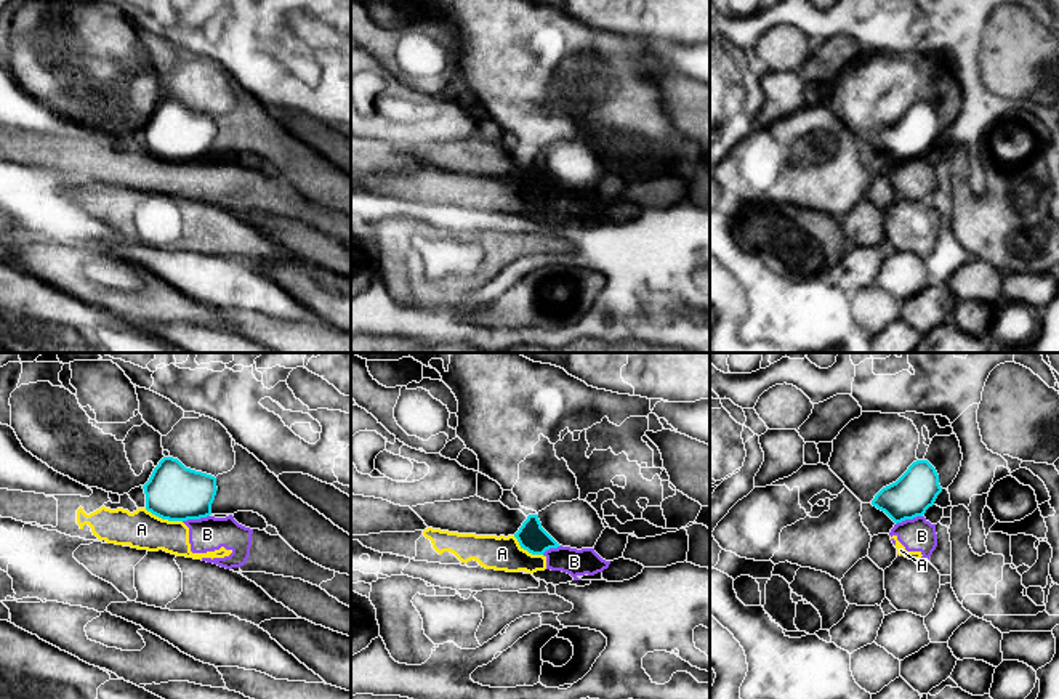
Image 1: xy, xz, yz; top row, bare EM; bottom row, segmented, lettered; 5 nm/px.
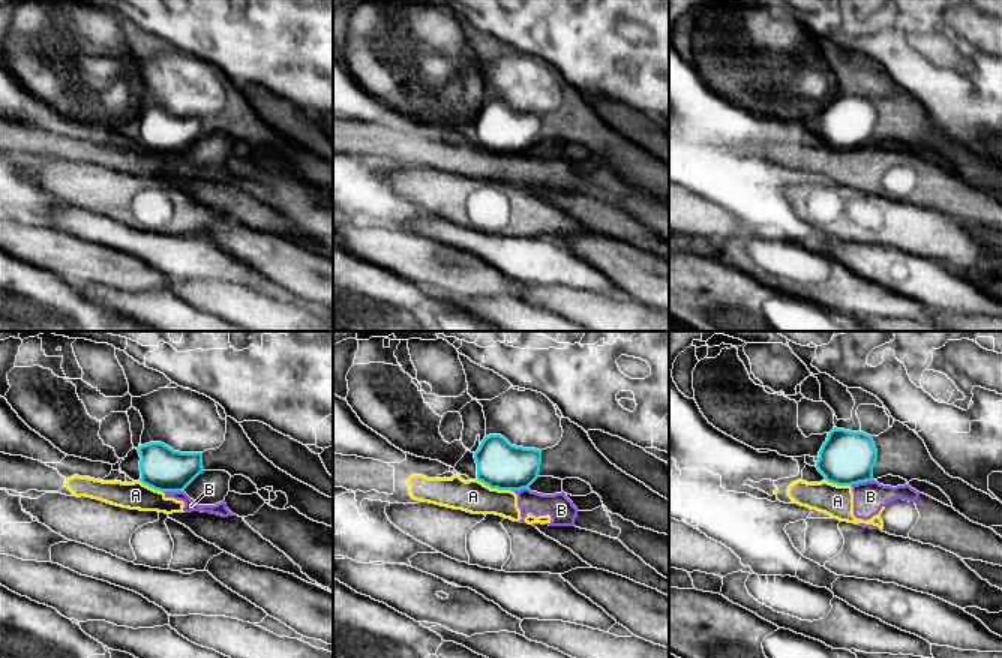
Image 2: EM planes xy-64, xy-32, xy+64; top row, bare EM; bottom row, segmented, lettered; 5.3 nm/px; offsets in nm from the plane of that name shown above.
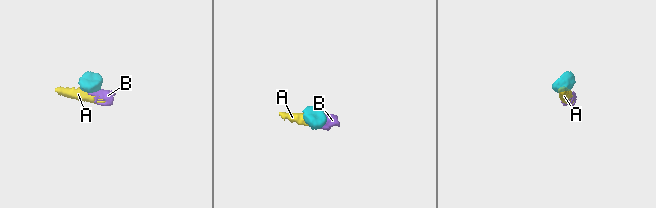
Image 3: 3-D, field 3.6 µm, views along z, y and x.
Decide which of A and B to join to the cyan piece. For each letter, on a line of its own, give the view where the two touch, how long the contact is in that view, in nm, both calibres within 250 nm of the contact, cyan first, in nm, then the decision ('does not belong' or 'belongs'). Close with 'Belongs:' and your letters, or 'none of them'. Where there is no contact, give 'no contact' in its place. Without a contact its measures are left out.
A: contact in xy; length 200 nm; calibres 280 and 200 nm; does not belong
B: contact in xy; length 140 nm; calibres 280 and 180 nm; does not belong
Belongs: none of them

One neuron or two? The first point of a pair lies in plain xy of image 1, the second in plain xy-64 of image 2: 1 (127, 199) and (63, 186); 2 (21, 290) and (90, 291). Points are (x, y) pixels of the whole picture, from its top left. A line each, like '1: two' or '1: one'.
1: one
2: two

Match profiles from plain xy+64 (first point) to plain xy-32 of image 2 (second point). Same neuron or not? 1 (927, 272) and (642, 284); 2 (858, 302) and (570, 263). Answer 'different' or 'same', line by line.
1: different
2: different

